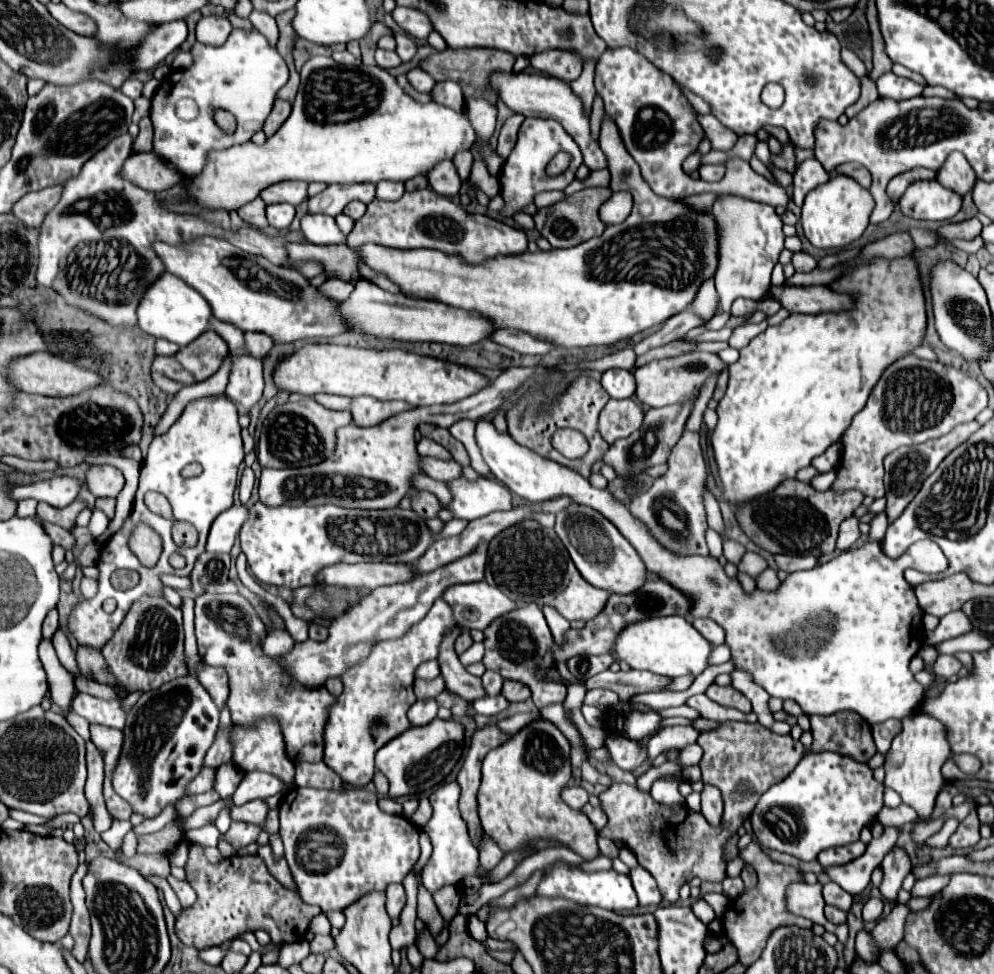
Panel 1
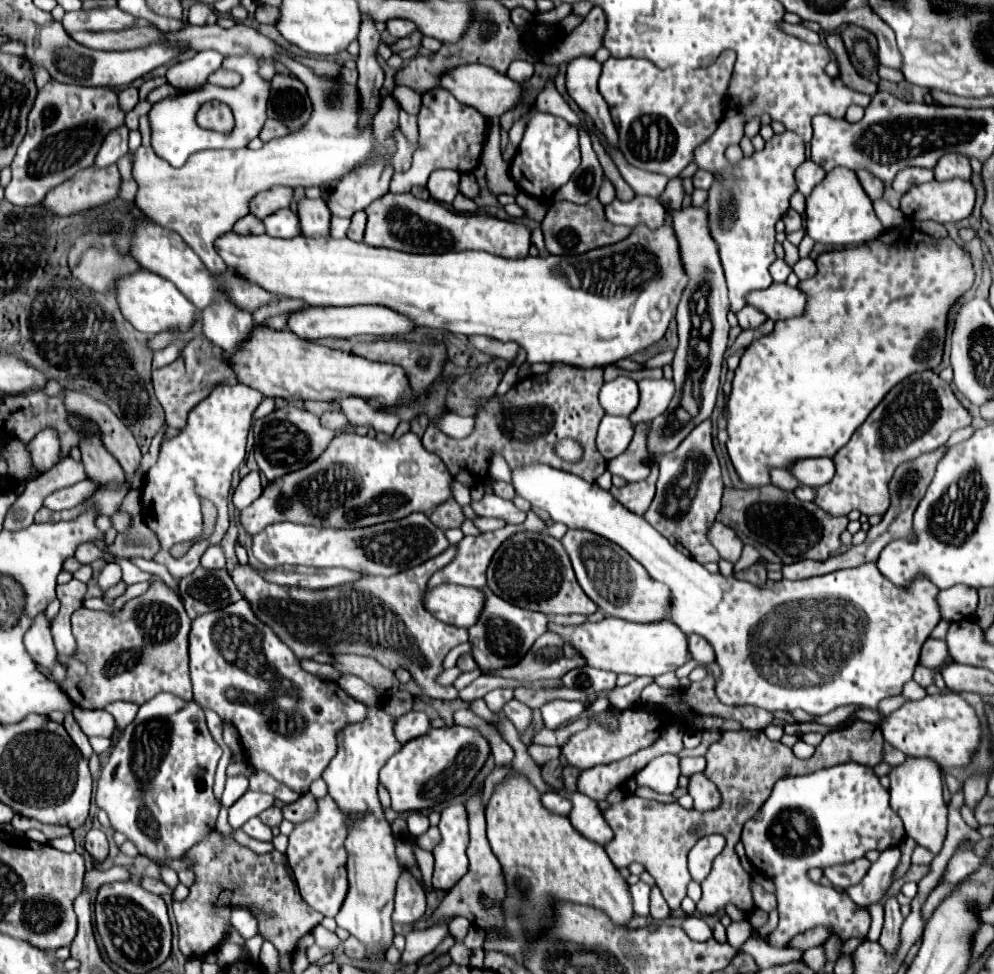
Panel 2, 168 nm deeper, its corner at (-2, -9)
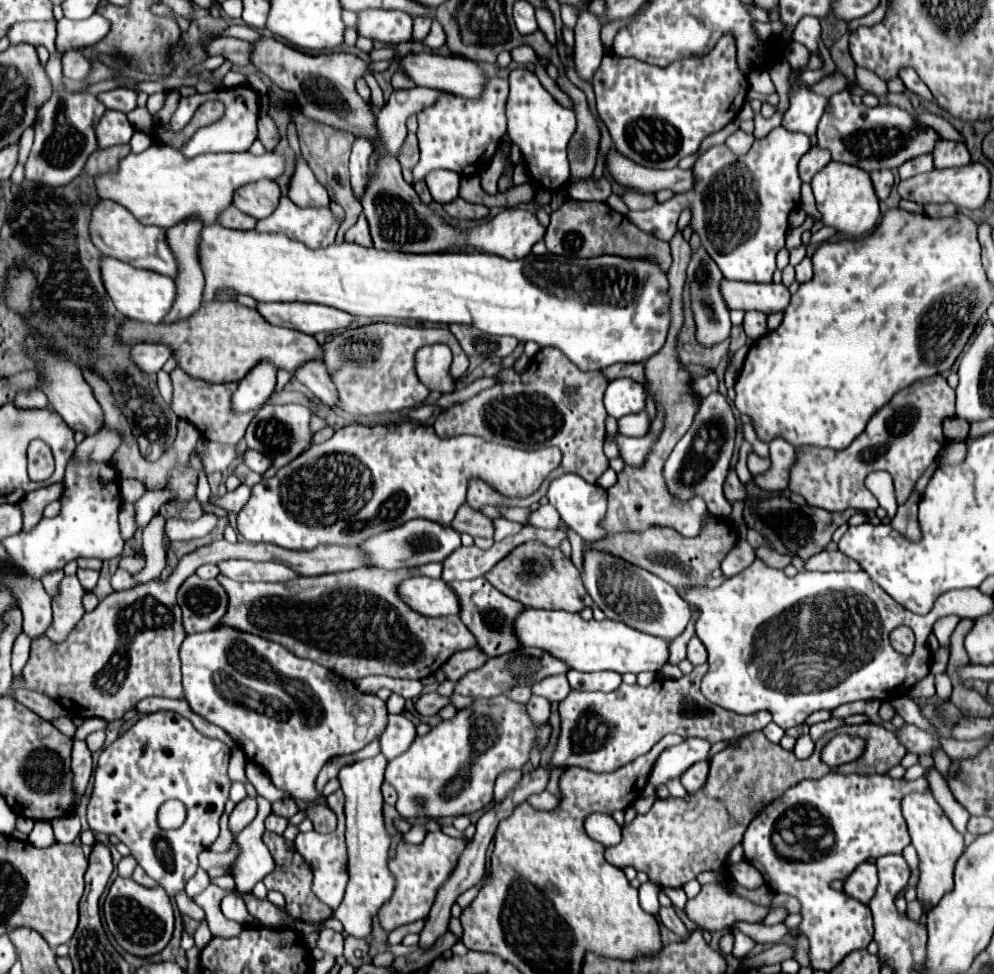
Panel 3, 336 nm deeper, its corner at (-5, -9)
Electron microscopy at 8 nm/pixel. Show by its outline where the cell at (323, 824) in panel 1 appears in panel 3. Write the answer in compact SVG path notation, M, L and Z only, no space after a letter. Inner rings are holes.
M335 791L327 797L327 805L331 807L331 811L337 815L337 829L333 833L321 835L321 833L299 833L295 839L295 849L297 853L307 861L307 865L313 871L313 895L323 901L325 905L329 905L331 909L337 909L341 899L343 899L343 891L347 885L347 851L343 847L343 793Z

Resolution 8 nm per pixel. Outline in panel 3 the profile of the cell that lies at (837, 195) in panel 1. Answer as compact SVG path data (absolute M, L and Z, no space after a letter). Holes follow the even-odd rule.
M831 161L827 167L823 167L811 181L817 211L821 213L821 221L825 227L835 229L837 233L859 239L869 235L879 221L879 199L873 191L869 173L863 173L863 169L855 169L851 165L835 165Z

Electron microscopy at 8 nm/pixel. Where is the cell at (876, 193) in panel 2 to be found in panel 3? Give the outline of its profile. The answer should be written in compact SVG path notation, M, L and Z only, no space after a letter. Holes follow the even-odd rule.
M881 169L879 173L869 173L869 175L871 175L871 181L873 181L877 197L881 201L885 201L889 197L891 187L893 187L893 173L889 169Z

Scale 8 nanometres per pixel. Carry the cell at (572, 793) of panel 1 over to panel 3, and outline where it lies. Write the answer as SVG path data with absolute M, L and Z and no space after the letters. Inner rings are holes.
M543 791L543 793L539 793L539 795L531 795L527 801L529 801L535 809L543 809L543 811L551 811L551 809L555 809L555 807L559 805L559 797L551 795L549 791Z

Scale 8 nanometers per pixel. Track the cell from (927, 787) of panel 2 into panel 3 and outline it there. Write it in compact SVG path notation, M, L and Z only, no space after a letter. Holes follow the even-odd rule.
M927 787L925 791L907 793L901 801L901 809L903 809L903 817L905 817L907 827L909 827L911 843L915 845L919 859L921 859L921 863L919 863L921 879L917 883L917 899L921 899L921 902L926 906L926 912L920 918L920 922L926 924L926 915L933 908L933 905L937 905L937 901L947 891L951 891L955 863L961 857L961 853L965 851L963 835L953 827L949 817L943 813L941 805L933 797L931 787Z

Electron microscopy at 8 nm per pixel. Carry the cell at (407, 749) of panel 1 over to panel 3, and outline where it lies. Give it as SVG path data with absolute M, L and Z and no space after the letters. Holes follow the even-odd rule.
M505 695L491 699L475 699L469 709L459 711L451 721L441 721L427 735L421 735L413 741L413 745L399 757L387 763L385 781L397 791L397 811L403 819L427 817L457 817L459 813L469 815L473 811L483 809L493 799L493 783L497 775L505 769L521 769L523 763L529 761L529 751L533 741L539 741L539 747L545 747L549 739L551 727L543 725L543 729L533 729L531 719L527 719L525 705L519 705Z

